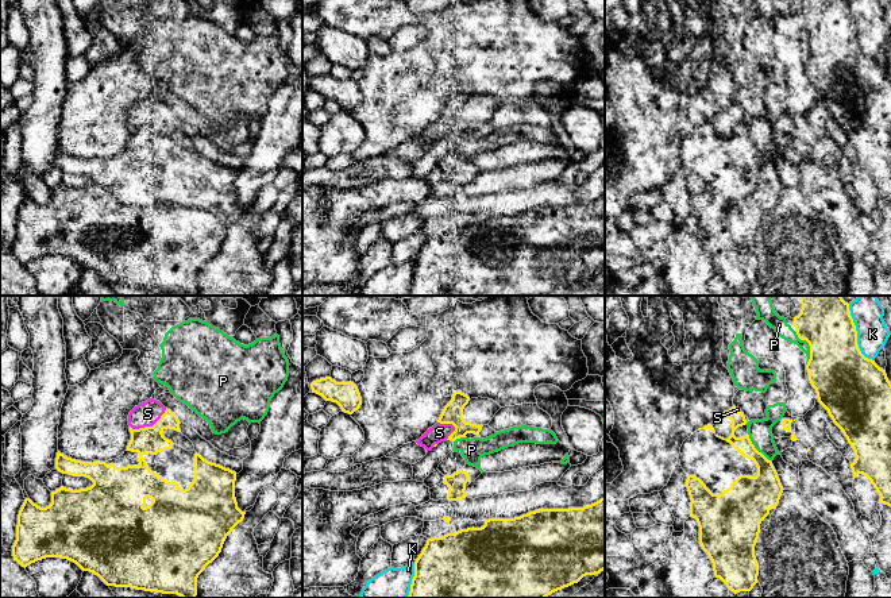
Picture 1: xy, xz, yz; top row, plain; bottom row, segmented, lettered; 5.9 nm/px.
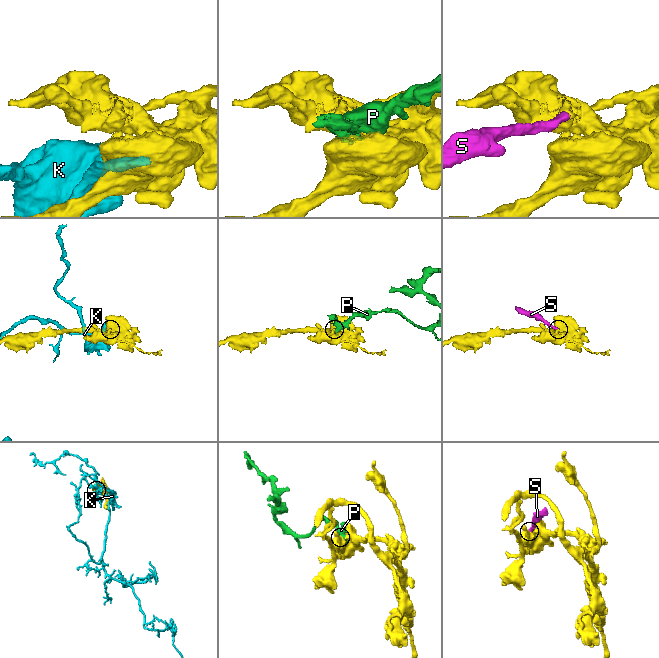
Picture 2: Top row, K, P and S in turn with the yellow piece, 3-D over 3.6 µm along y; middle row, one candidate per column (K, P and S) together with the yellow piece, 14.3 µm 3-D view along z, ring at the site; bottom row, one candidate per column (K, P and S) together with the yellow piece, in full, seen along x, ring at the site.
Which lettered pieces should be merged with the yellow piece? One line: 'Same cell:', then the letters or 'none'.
Same cell: none

